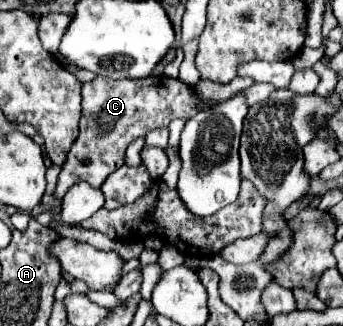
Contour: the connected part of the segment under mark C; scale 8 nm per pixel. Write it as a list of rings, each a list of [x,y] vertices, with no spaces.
[[[167,75],[117,81],[95,77],[93,81],[83,83],[81,129],[61,169],[55,195],[63,197],[77,181],[87,181],[93,187],[101,187],[103,181],[123,165],[125,149],[131,141],[145,137],[151,129],[167,127],[171,119],[191,119],[195,113],[209,107],[213,107],[213,103],[203,101],[195,87],[189,87],[183,81],[171,79]]]

